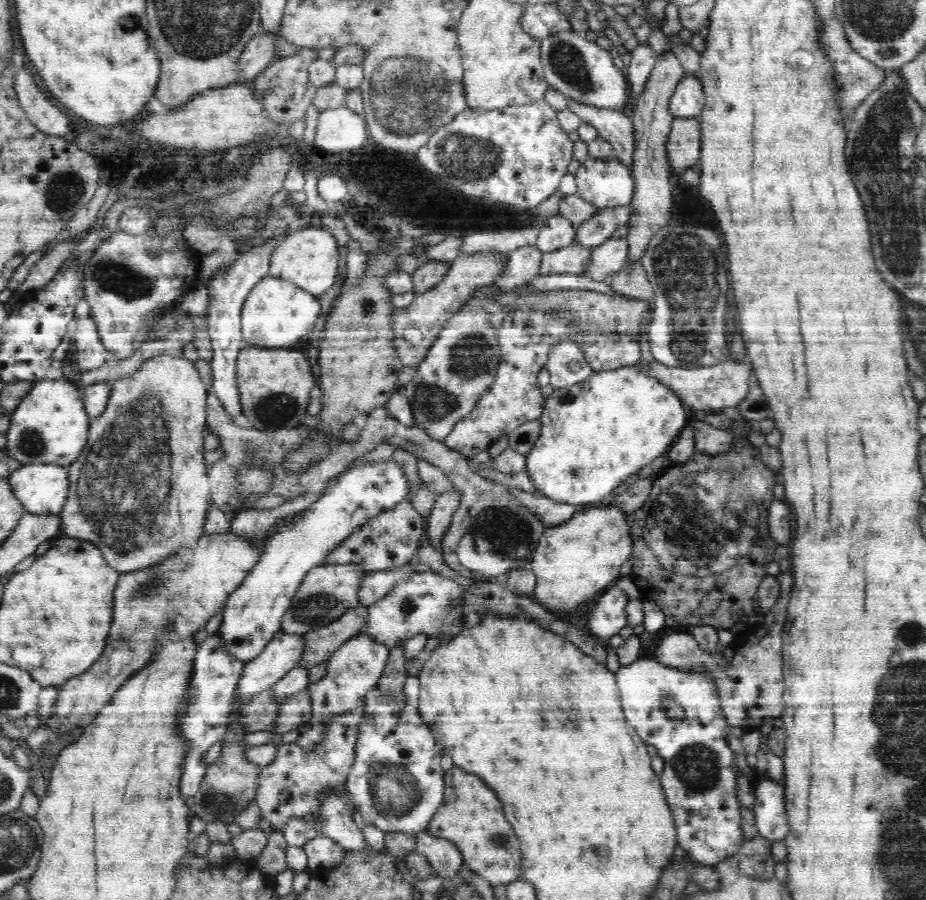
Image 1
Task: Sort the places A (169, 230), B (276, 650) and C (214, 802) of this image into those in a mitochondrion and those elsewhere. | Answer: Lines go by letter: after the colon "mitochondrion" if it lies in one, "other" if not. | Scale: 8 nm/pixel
A: other
B: other
C: mitochondrion

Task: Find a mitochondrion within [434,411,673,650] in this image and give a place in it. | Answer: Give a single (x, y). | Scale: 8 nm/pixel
(496, 531)

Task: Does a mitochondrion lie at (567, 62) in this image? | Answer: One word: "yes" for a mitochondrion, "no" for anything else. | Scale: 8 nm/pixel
yes

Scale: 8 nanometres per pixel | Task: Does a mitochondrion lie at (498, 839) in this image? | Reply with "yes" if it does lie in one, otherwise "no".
yes

